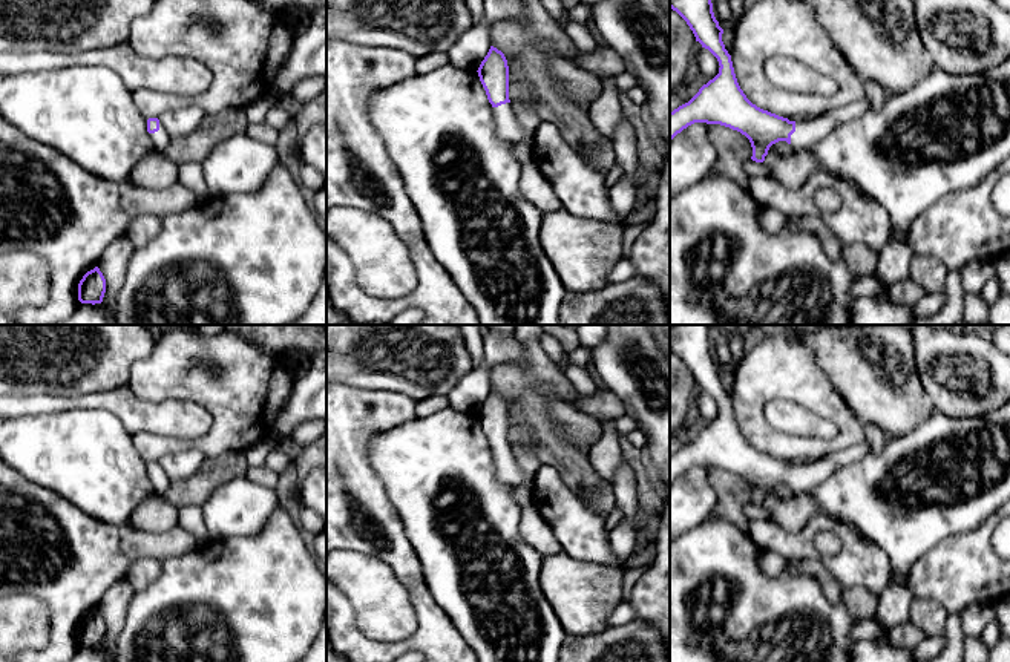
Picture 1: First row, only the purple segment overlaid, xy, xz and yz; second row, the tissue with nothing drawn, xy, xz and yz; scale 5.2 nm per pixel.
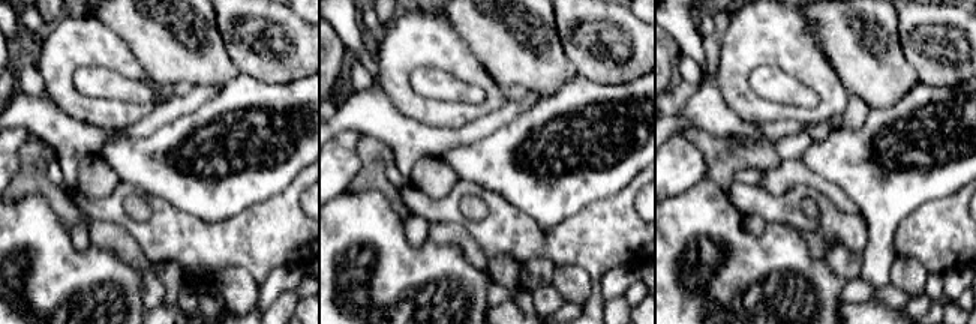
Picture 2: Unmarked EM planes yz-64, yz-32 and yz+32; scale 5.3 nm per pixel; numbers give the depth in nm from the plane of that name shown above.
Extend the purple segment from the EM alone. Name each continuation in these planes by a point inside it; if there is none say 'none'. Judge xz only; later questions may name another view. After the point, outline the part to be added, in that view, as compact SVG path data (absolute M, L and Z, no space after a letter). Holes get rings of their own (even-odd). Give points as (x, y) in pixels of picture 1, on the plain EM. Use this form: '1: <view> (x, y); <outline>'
1: xz (508, 471); M510 446L492 451L497 480L506 484L515 484L521 477L521 469L516 464Z

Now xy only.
1: xy (161, 481); M159 466L159 474L155 477L149 477L152 481L152 486L155 489L156 493L162 493L169 489L172 480L167 477L167 474L164 472L164 469Z

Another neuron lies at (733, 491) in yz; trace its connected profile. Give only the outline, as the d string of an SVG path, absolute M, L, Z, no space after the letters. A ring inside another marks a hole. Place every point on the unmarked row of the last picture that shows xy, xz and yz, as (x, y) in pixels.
M708 467L708 477L717 495L717 506L710 519L726 519L748 536L748 519L743 506L753 500L749 483L740 475L720 467Z

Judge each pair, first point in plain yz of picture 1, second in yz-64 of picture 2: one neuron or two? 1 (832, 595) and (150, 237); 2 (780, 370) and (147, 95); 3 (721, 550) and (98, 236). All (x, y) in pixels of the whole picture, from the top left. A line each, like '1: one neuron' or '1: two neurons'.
1: two neurons
2: two neurons
3: two neurons

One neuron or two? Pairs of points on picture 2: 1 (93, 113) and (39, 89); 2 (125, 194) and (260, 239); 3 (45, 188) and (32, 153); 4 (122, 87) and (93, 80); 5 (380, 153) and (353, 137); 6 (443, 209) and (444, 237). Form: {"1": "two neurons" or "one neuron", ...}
{"1": "two neurons", "2": "one neuron", "3": "one neuron", "4": "one neuron", "5": "two neurons", "6": "two neurons"}

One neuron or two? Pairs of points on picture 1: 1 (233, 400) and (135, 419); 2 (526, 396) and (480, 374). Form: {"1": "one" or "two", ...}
{"1": "two", "2": "two"}

